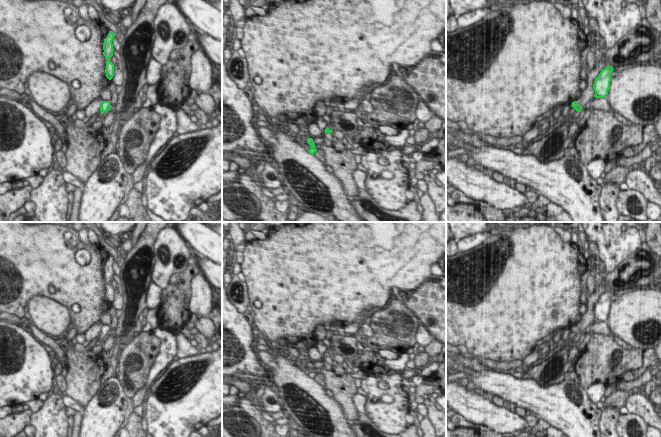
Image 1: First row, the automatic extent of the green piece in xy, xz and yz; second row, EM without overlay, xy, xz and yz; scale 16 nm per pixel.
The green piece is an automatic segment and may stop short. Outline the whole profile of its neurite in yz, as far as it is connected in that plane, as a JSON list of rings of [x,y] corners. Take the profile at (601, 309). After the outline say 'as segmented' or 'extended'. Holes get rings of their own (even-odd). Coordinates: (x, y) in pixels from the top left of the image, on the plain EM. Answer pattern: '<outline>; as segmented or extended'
[[[607,290],[602,293],[598,301],[595,303],[593,312],[595,315],[594,321],[606,322],[610,313],[611,297],[614,293],[611,290]]]; as segmented

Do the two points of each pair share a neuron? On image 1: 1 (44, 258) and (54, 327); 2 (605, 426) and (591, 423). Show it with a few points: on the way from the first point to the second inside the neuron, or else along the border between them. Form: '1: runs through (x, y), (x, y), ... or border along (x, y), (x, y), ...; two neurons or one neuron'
1: border along (27, 302), (35, 295), (44, 295), (70, 312); two neurons
2: border along (601, 409), (599, 426); two neurons

